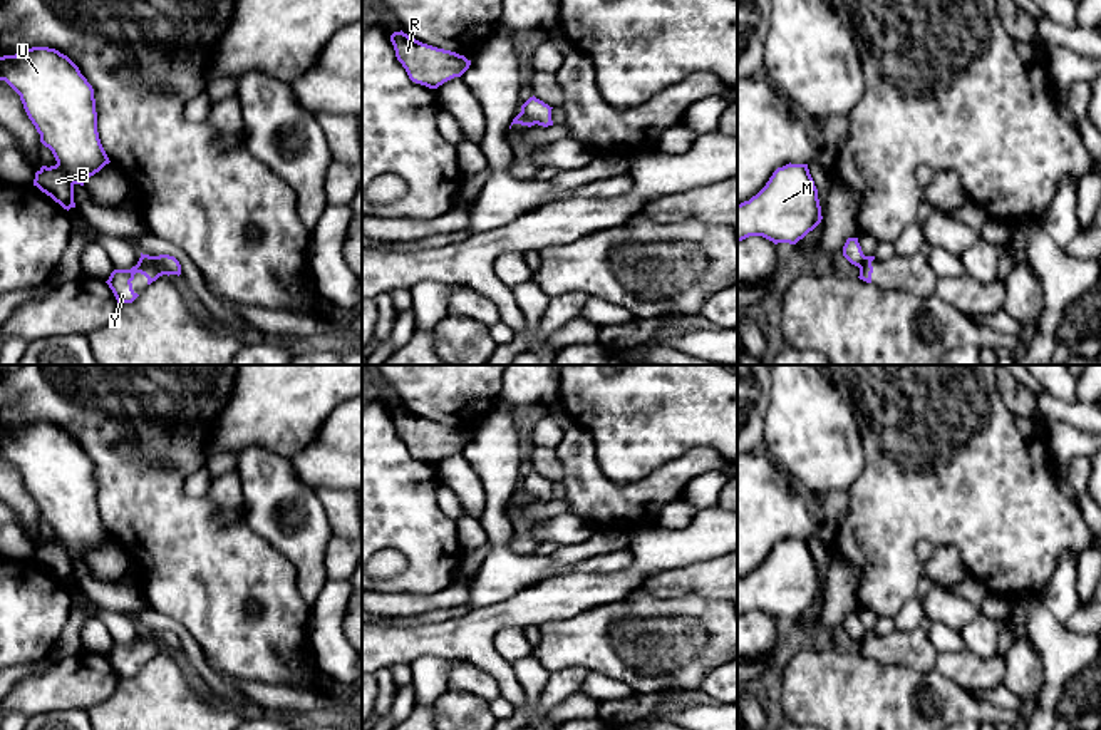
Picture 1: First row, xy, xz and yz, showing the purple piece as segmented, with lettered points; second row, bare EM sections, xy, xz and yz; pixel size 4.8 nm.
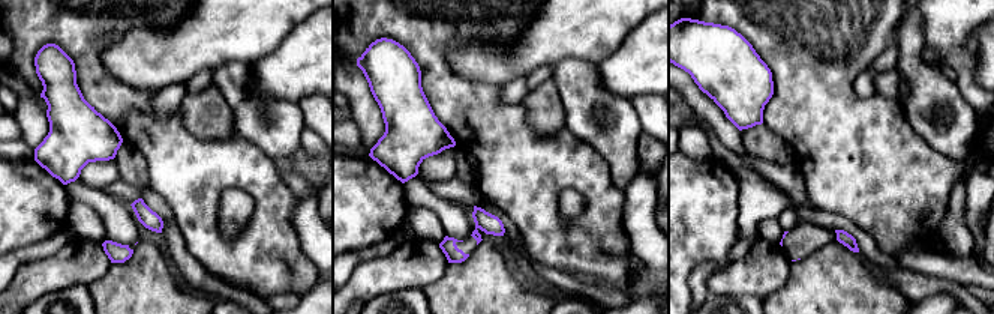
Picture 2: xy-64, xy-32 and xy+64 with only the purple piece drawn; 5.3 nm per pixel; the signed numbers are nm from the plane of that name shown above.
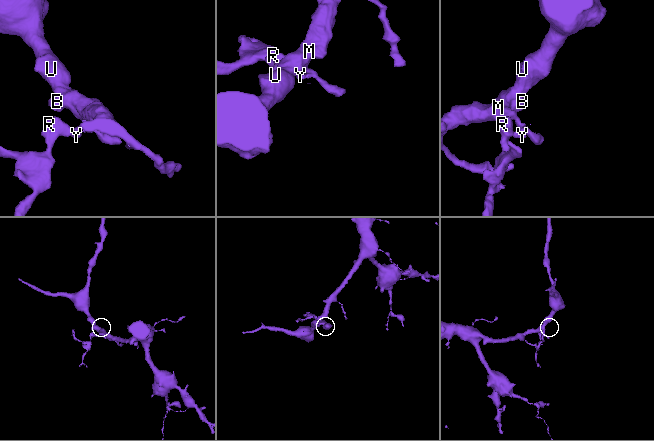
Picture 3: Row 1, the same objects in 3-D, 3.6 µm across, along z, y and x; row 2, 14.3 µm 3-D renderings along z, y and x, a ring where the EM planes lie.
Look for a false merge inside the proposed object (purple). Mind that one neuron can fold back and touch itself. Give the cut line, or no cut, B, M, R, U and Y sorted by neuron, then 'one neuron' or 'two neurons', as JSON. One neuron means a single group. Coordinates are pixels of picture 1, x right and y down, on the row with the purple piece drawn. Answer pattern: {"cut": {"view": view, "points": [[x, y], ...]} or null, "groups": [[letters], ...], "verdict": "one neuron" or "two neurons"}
{"cut": {"view": "xy", "points": [[153, 257], [163, 273]]}, "groups": [["B", "M", "U"], ["R", "Y"]], "verdict": "two neurons"}

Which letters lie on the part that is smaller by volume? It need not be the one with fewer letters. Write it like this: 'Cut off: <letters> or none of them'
Cut off: R, Y

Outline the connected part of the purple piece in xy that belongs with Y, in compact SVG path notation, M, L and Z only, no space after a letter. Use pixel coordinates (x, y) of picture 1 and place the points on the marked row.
M141 253L141 258L136 266L132 266L131 270L114 270L109 280L106 281L112 290L117 303L132 303L139 296L132 290L131 283L136 273L144 275L147 278L147 285L163 276L159 263L154 260L154 256Z

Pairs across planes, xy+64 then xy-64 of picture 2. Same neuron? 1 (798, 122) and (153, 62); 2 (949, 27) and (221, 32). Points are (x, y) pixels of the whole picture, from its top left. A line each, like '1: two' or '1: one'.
1: two
2: one

